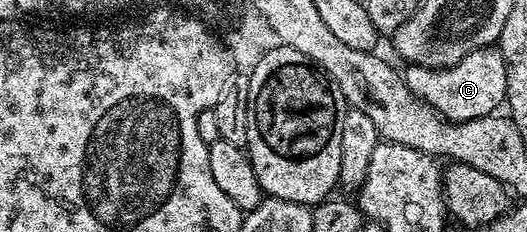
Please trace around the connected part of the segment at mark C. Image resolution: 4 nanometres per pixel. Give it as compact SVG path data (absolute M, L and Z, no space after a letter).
M494 45L478 47L451 67L407 66L404 78L417 99L435 107L443 119L452 119L456 123L493 115L506 102L506 62Z

